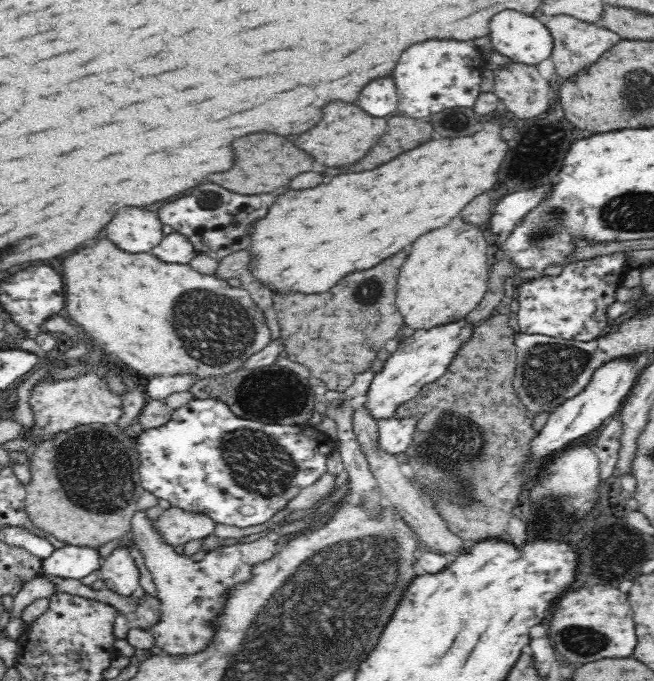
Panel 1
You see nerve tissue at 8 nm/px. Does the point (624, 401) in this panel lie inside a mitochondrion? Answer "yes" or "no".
no

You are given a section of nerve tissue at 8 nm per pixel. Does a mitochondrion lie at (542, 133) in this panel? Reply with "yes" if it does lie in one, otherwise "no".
no

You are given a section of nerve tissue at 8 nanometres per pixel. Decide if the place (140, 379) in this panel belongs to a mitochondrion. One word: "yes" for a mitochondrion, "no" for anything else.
no

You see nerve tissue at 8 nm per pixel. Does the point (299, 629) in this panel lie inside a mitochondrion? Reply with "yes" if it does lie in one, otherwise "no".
yes

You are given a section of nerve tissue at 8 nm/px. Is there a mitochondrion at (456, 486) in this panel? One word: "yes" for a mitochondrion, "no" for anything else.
yes

